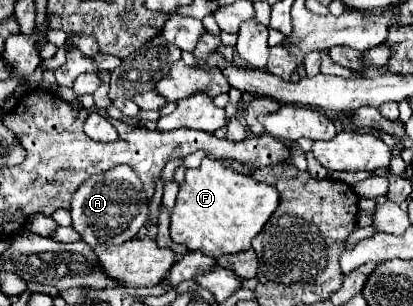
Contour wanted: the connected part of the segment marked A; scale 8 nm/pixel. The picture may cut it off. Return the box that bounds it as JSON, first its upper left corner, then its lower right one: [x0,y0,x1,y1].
[71,165,147,245]

